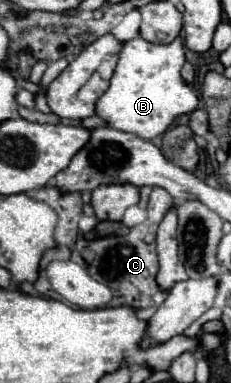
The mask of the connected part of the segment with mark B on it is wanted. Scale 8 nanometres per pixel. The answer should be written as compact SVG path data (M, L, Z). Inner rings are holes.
M140 36L126 42L120 50L110 88L96 102L96 116L100 116L106 126L138 134L146 140L162 136L178 116L198 108L196 92L180 76L184 62L186 58L180 38L170 44L152 44Z

